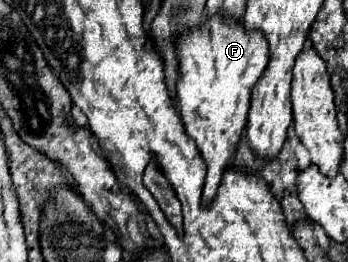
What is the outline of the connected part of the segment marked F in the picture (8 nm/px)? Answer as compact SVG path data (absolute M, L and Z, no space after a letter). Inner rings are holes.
M213 16L199 30L181 36L179 64L179 112L185 132L195 140L207 166L207 182L203 188L203 206L207 206L215 198L223 174L231 168L237 144L247 126L251 88L267 68L267 42L261 32L249 32L241 22Z

